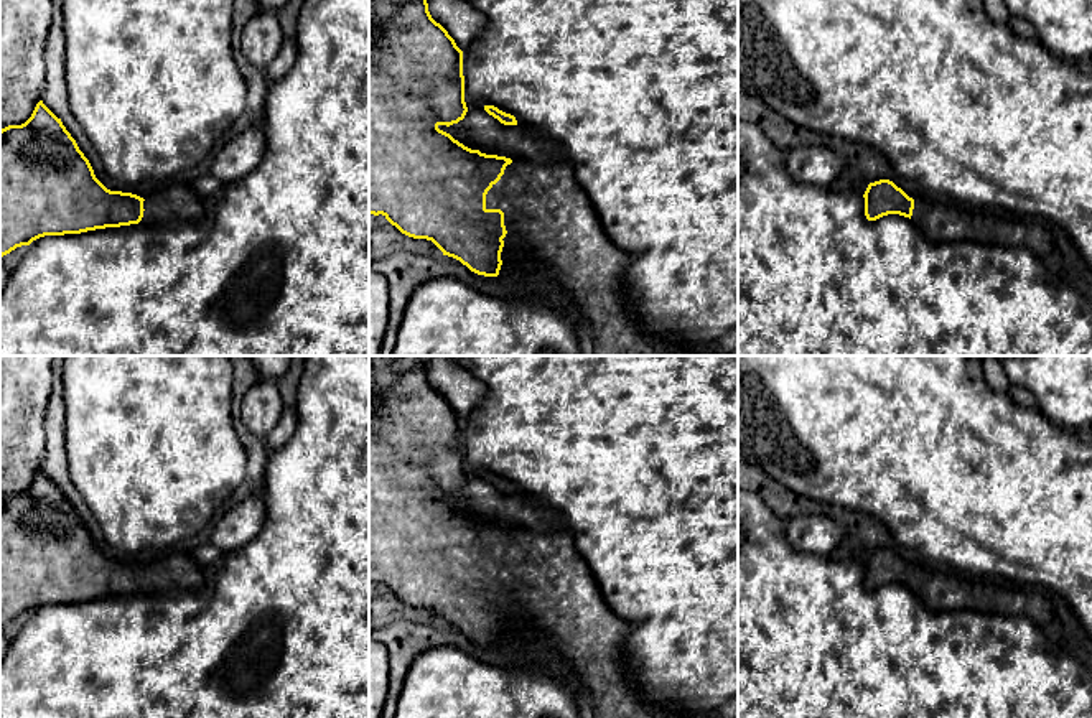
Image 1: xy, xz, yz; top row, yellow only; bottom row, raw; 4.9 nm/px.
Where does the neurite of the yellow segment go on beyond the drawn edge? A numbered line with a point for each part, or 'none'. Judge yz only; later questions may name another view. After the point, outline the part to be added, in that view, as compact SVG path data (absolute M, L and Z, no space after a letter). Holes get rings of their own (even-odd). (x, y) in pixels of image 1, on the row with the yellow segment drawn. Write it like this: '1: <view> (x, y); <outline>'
none

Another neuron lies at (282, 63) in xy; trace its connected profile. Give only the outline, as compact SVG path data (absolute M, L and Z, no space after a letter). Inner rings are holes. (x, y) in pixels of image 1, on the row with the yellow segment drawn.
M283 38L283 46L273 61L267 66L267 74L270 82L280 81L296 61L296 41L292 38Z

